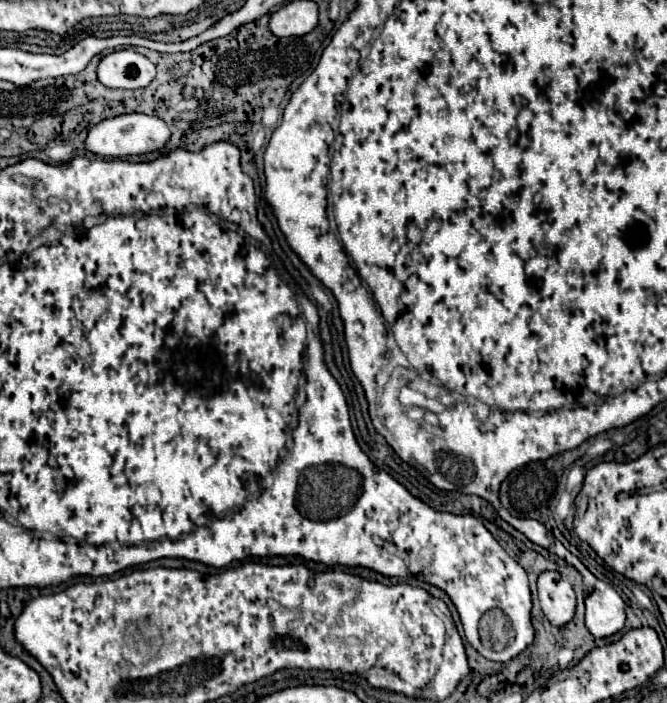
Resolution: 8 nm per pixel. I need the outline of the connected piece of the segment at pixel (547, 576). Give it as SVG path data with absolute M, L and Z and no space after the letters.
M541 572L537 578L541 610L553 626L565 626L575 614L573 586L559 572Z

